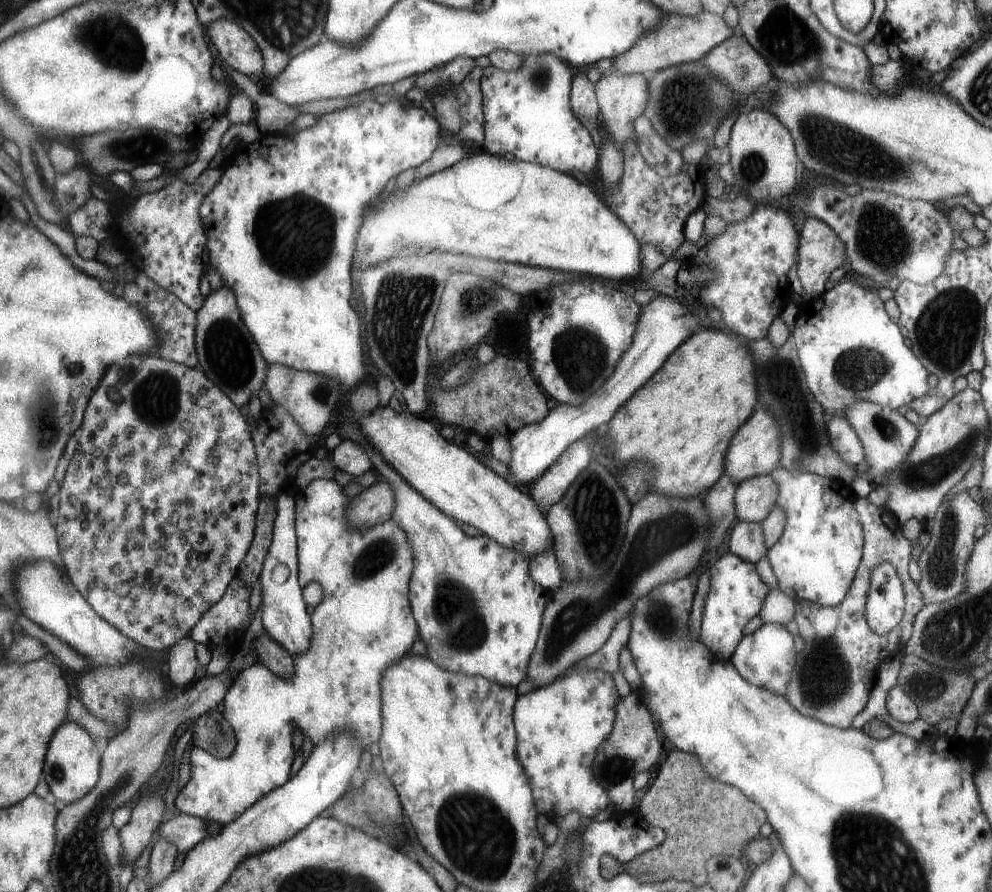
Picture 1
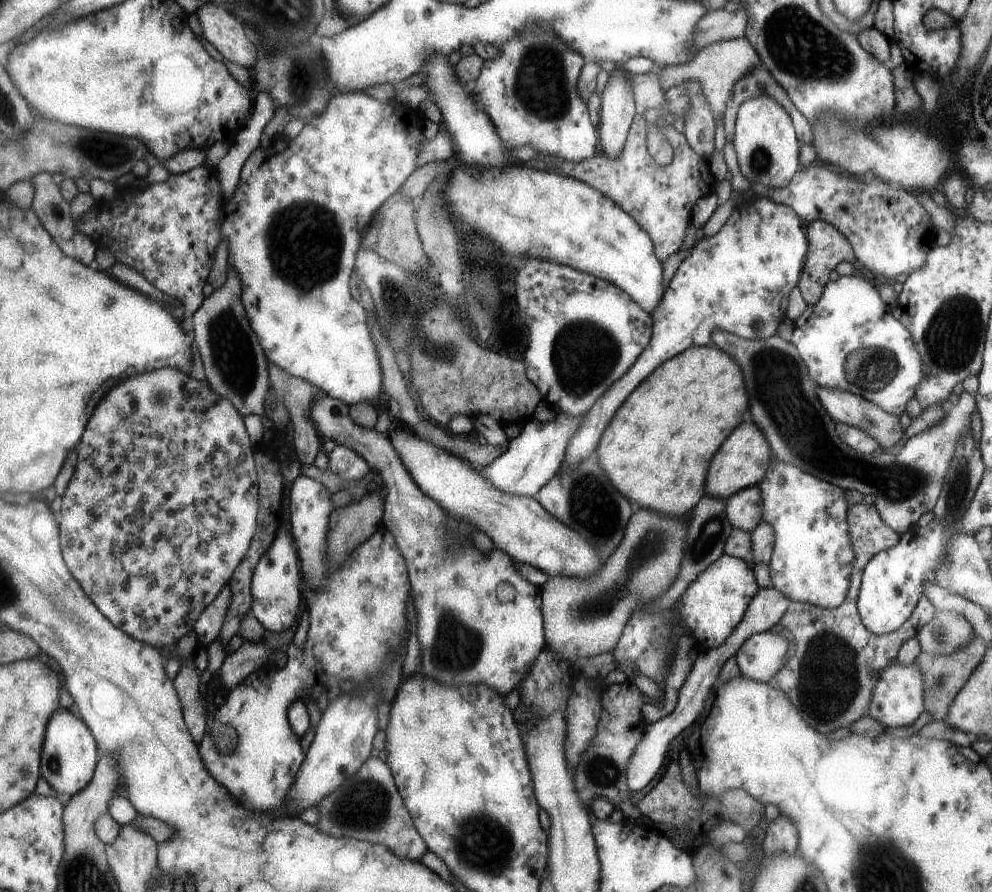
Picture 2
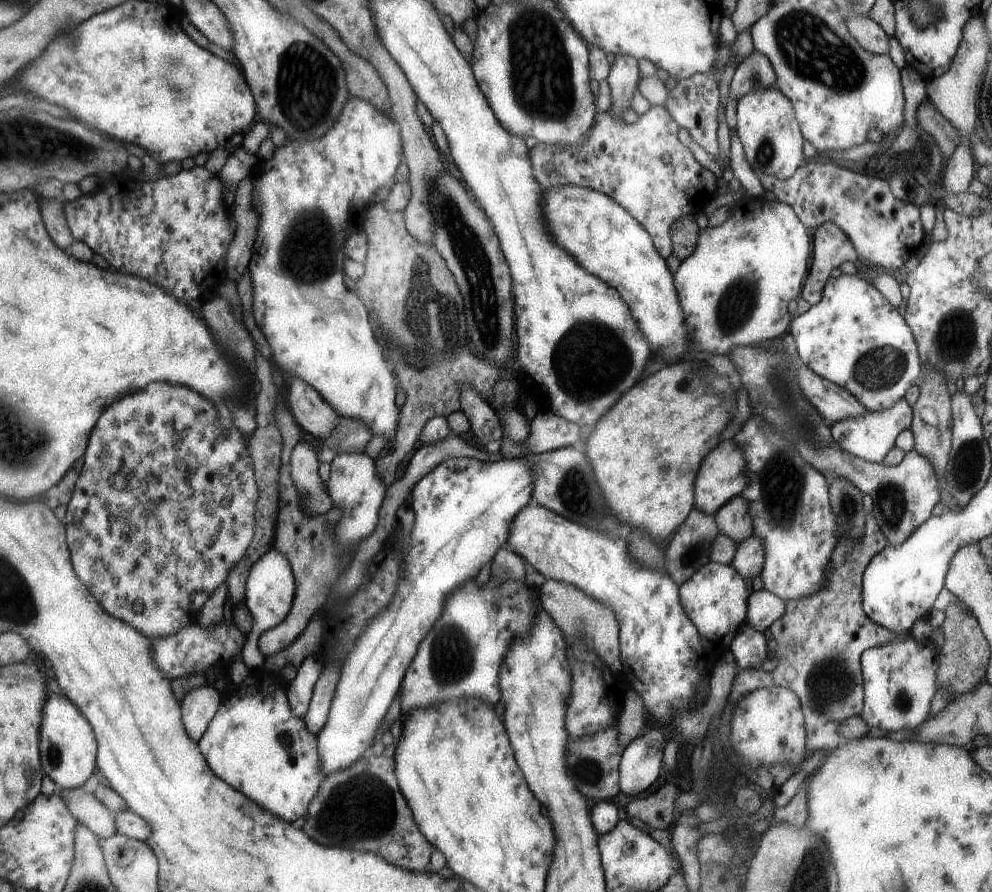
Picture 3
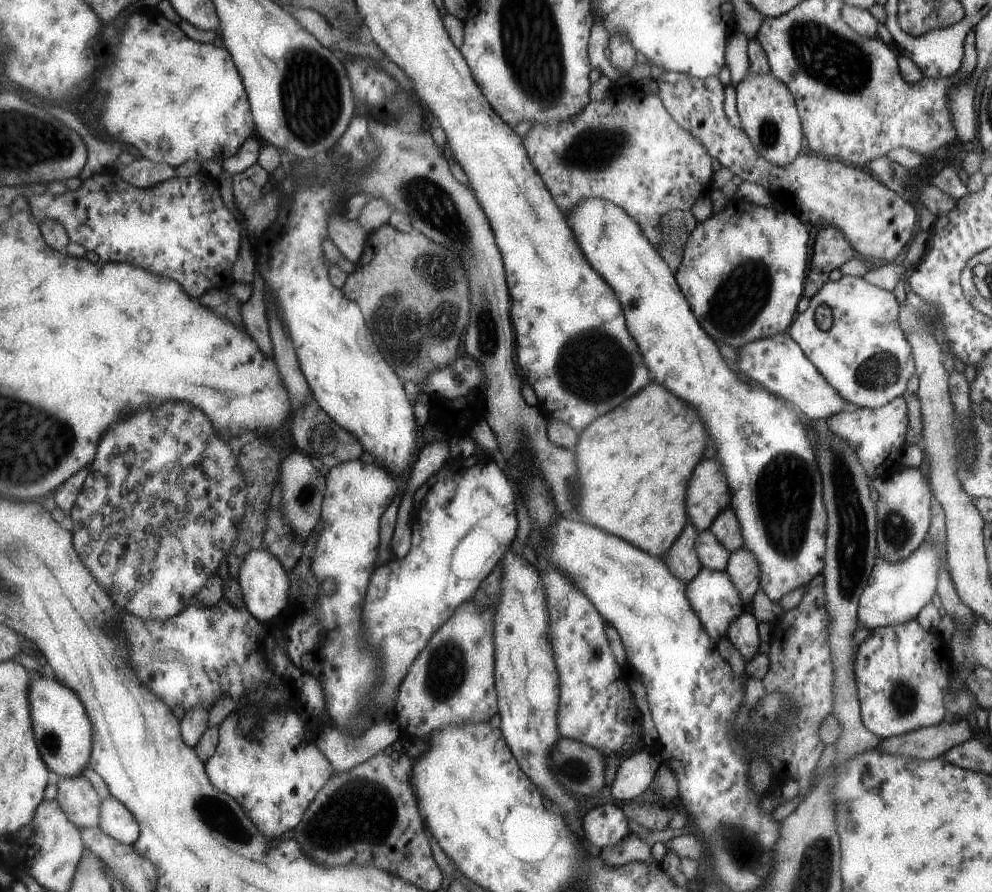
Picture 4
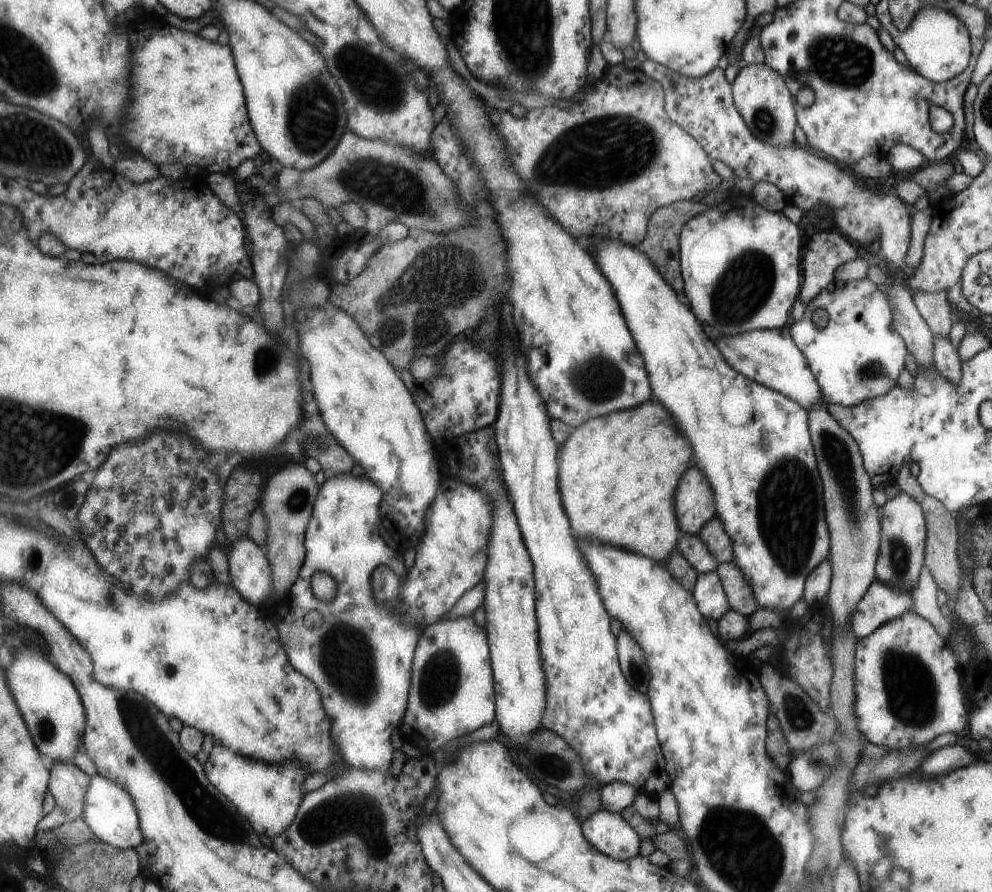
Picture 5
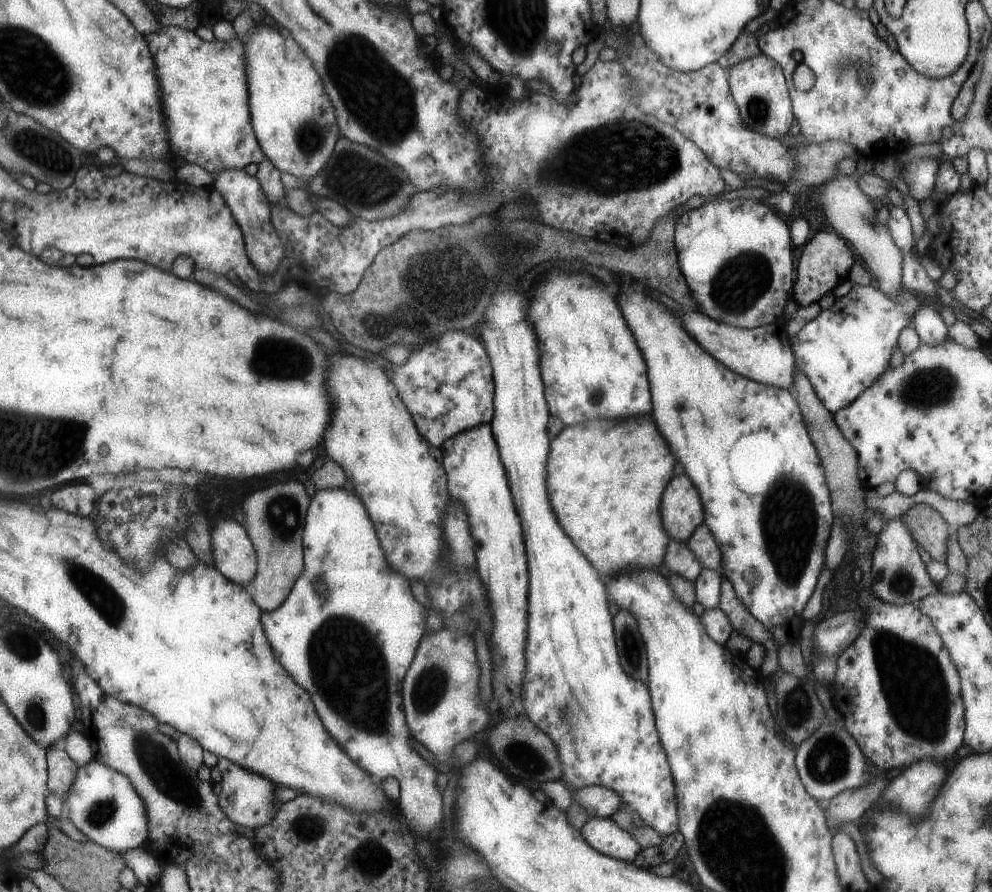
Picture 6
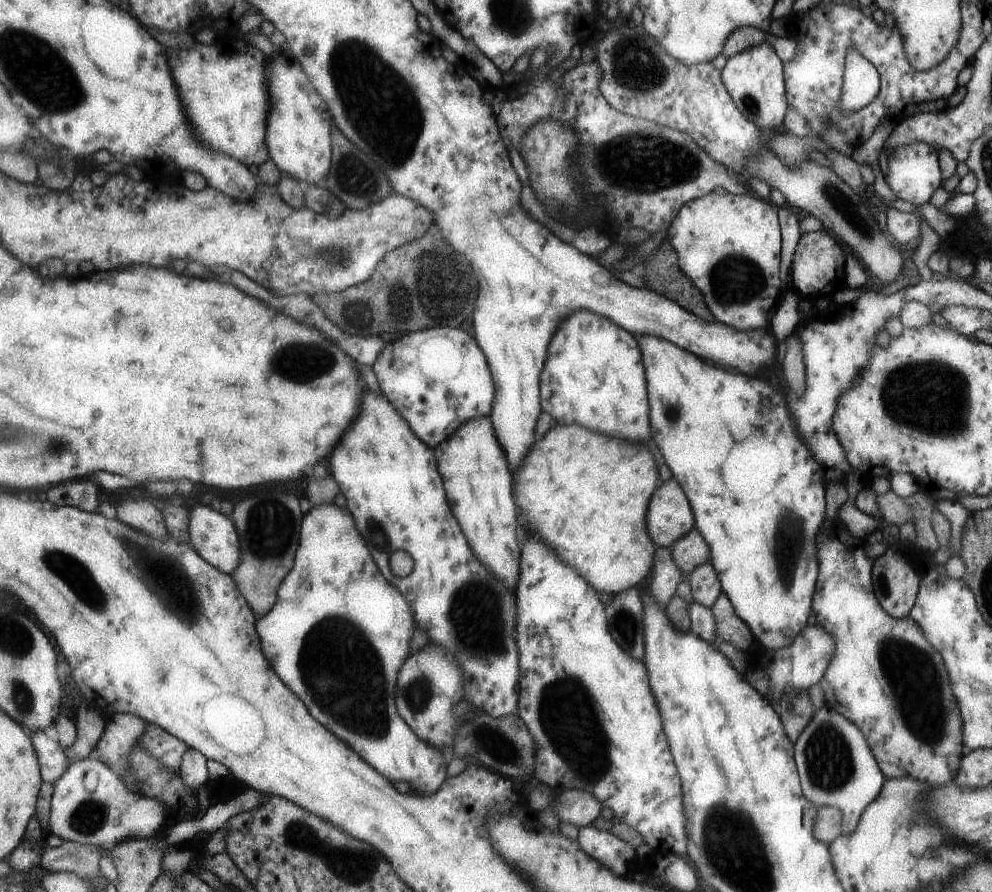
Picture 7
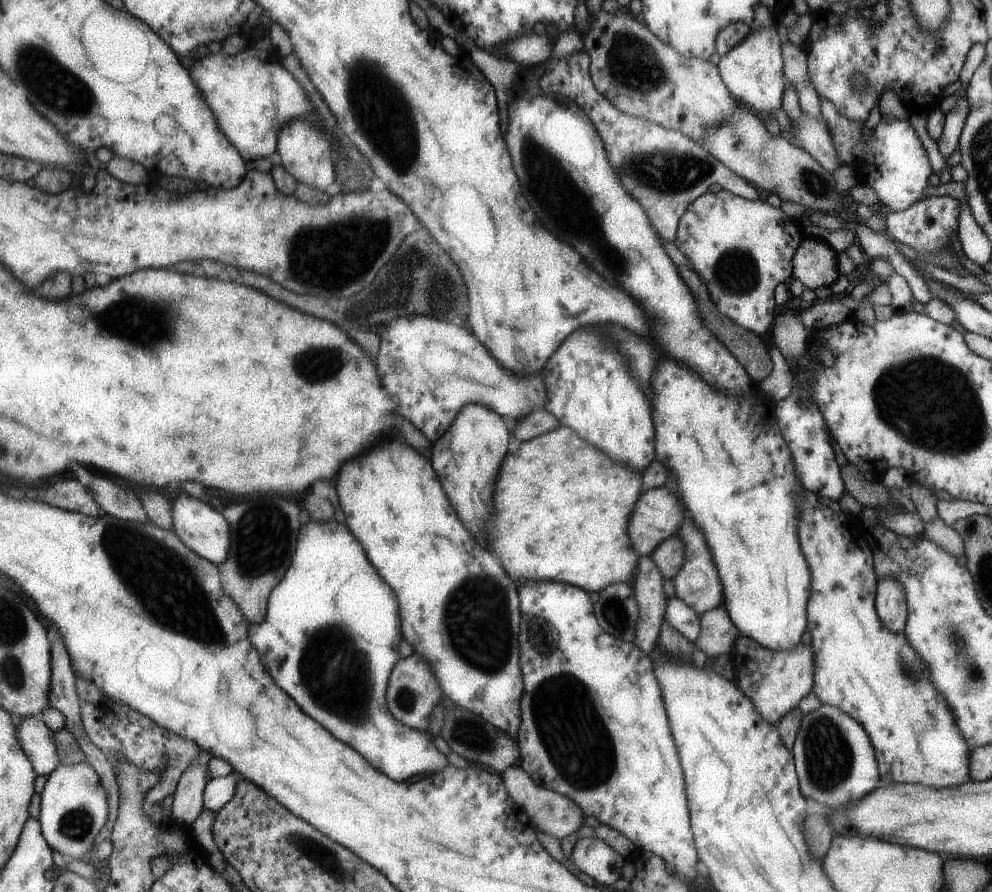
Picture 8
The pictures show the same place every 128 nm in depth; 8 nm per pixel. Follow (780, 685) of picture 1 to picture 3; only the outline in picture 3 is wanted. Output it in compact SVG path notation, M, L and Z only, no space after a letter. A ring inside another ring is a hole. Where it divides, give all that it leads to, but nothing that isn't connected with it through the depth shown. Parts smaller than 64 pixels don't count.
M745 624L734 635L731 650L740 669L753 670L766 658L766 638L764 633Z

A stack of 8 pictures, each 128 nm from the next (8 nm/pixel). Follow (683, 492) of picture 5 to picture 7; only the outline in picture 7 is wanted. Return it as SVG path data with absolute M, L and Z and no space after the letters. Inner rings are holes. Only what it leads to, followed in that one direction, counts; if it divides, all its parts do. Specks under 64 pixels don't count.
M557 424L554 428L543 433L544 436L540 438L540 442L536 442L536 450L532 450L532 454L528 454L528 466L524 466L524 470L514 470L514 474L516 474L516 502L520 502L520 510L524 510L524 532L526 534L532 536L532 530L536 530L536 534L544 534L544 542L552 542L552 546L556 546L556 550L560 550L560 558L564 558L564 562L572 562L572 566L576 566L576 570L580 570L580 574L592 586L596 586L596 590L613 595L622 593L623 590L633 586L643 585L646 582L646 576L655 566L655 554L658 548L669 548L674 545L695 528L696 520L693 507L688 504L688 500L676 480L668 480L668 482L664 482L664 486L656 488L658 472L656 472L656 464L652 460L652 454L646 446L626 444L616 438L608 438L608 434L596 434L596 432L599 431L588 430L587 427L584 428L578 424ZM654 488L656 488L656 498L652 498L652 508L650 508L650 512L646 512L648 500L650 500Z

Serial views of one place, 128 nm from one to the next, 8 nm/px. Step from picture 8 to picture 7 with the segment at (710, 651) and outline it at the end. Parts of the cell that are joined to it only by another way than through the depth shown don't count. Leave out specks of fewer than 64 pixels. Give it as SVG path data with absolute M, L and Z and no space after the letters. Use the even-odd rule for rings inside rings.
M723 592L719 596L715 605L711 608L714 622L716 622L716 634L720 641L728 642L736 650L749 651L749 647L754 642L754 636L734 612L734 606L726 594Z

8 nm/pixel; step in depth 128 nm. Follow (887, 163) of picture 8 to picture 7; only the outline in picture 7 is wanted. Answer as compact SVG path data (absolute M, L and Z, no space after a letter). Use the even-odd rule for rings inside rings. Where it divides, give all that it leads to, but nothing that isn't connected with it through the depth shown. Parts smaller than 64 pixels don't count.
M851 50L846 58L846 78L841 105L844 114L870 104L878 96L881 80L878 70L858 50ZM910 142L908 146L898 146L888 154L888 172L885 180L888 188L896 198L902 198L914 206L926 204L932 192L940 186L940 166L938 166L938 150L925 142Z

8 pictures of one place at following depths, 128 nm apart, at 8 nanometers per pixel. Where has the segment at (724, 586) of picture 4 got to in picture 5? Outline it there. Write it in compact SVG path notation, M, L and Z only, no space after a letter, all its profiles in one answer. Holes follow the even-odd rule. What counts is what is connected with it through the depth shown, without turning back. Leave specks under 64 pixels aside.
M716 571L700 574L694 586L695 601L703 615L719 621L731 609L731 602Z

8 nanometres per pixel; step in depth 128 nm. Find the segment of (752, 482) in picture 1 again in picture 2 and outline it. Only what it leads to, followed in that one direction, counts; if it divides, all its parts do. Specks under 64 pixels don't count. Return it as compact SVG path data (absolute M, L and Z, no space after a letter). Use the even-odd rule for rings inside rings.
M754 484L726 499L726 516L730 518L733 528L751 532L763 520L763 506L763 492L758 484Z

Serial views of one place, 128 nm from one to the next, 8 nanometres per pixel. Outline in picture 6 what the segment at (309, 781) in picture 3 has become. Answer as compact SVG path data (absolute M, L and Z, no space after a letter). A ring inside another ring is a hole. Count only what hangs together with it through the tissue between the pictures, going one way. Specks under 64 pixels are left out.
M218 760L218 764L214 764L210 782L219 794L219 802L228 818L246 828L254 830L268 826L268 822L272 822L272 818L276 818L276 814L280 812L280 806L284 806L284 802L280 802L276 796L276 788L268 780L250 774L228 760Z

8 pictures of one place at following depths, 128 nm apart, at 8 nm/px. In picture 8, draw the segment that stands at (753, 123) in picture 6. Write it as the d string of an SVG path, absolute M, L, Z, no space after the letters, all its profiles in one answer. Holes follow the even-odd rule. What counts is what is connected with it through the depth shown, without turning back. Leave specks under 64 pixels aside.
M775 26L751 29L750 34L721 56L719 67L723 81L738 103L748 106L754 113L773 116L780 108L784 94L784 72L782 72L782 40Z

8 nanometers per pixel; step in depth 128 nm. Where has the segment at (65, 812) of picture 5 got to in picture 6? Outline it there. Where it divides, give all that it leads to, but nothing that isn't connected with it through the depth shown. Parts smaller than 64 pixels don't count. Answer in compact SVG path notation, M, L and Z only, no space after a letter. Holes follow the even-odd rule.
M63 746L49 749L48 758L51 772L50 790L62 794L64 799L68 800L68 794L74 788L74 782L78 780L80 766Z

